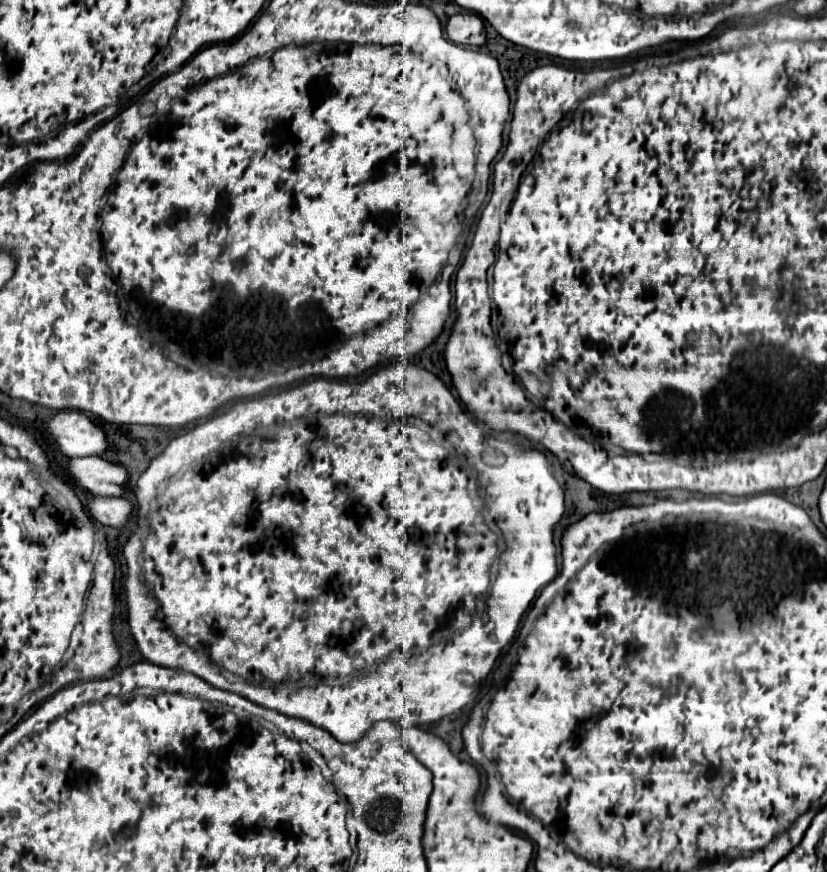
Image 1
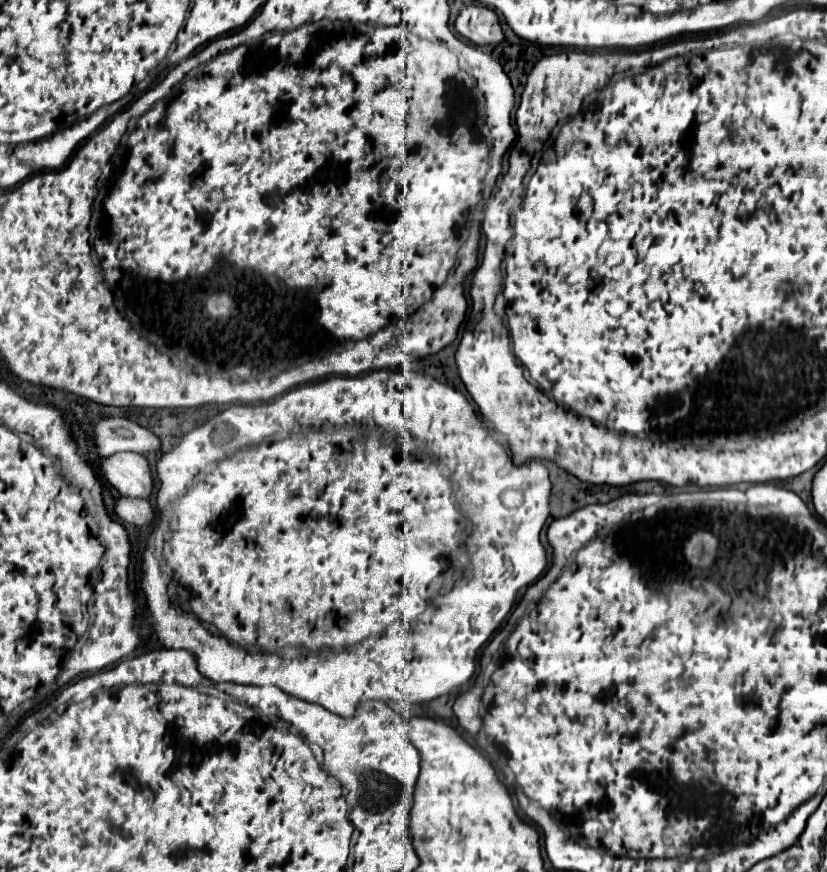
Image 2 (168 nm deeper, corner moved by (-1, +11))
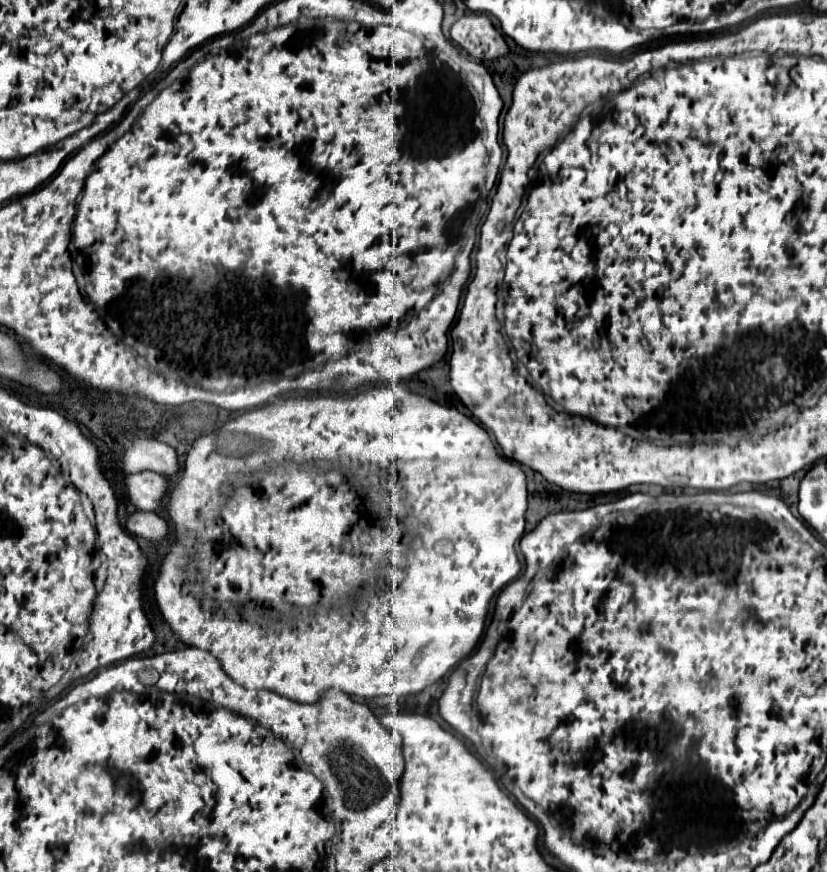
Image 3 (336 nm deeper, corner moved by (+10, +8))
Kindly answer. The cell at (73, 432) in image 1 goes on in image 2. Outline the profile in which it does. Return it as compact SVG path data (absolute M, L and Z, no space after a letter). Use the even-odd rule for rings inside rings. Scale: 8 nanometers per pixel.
M127 418L99 420L95 424L95 444L103 458L119 454L119 452L149 454L161 448L161 440L151 430Z

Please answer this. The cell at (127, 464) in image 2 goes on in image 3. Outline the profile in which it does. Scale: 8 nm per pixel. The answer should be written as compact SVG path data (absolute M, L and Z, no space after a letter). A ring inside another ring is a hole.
M138 471L124 477L124 489L128 501L144 511L156 511L164 493L168 491L166 477L154 471Z

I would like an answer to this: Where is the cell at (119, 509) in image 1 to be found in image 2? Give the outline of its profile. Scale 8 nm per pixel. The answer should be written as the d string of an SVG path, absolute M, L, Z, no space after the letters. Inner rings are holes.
M129 498L117 500L115 514L119 516L121 522L135 524L135 526L149 526L155 516L149 500L129 500Z

